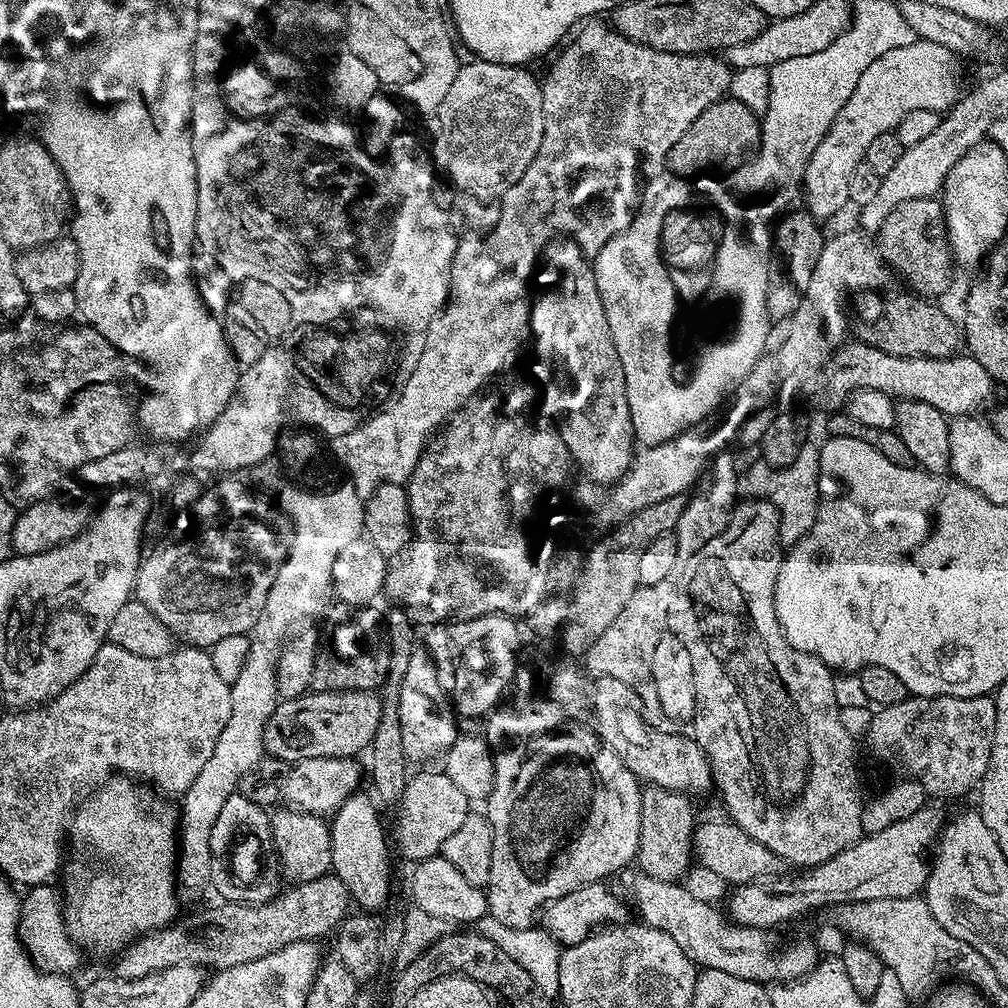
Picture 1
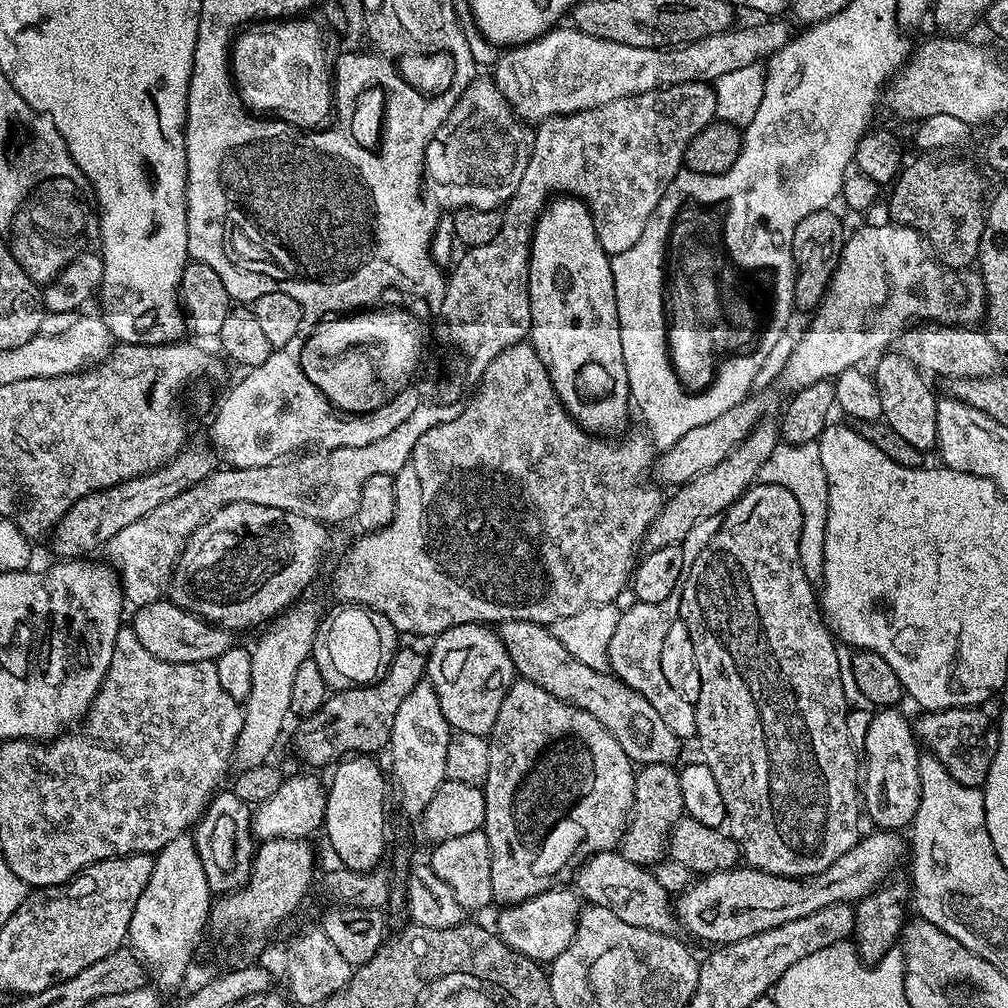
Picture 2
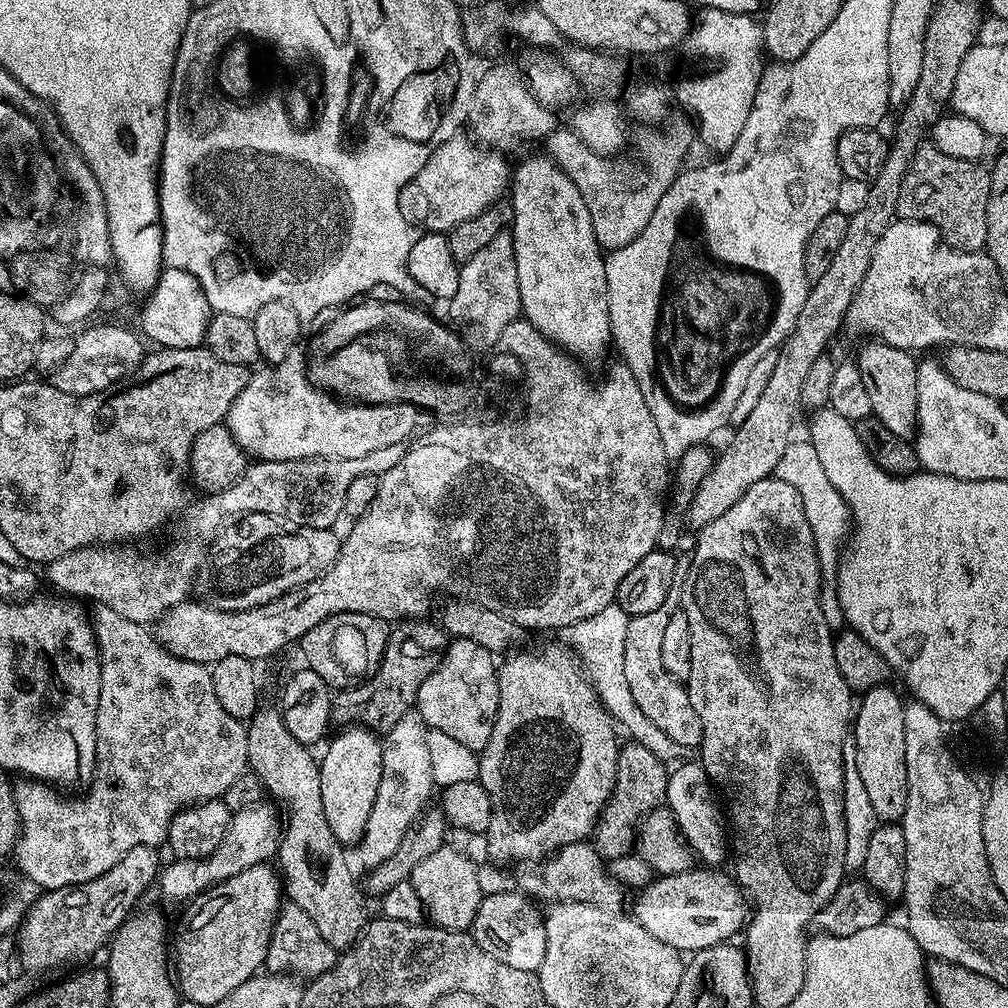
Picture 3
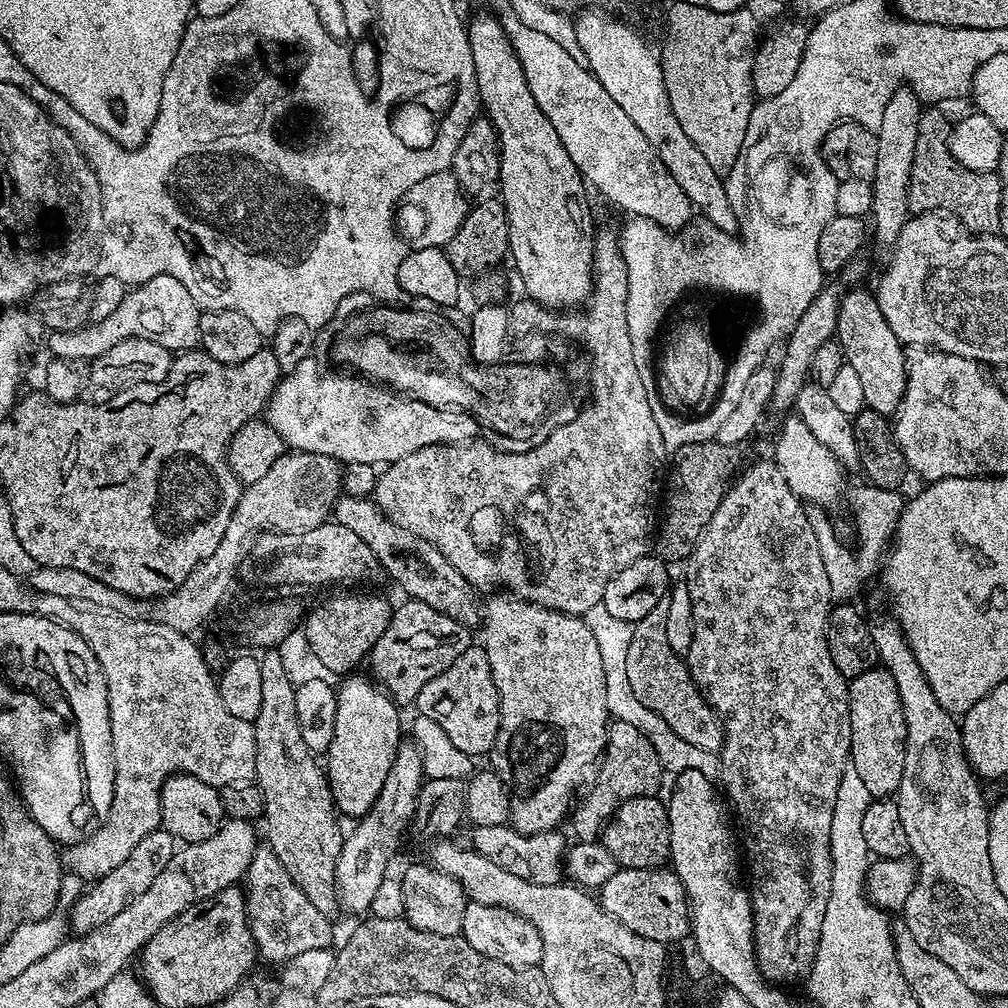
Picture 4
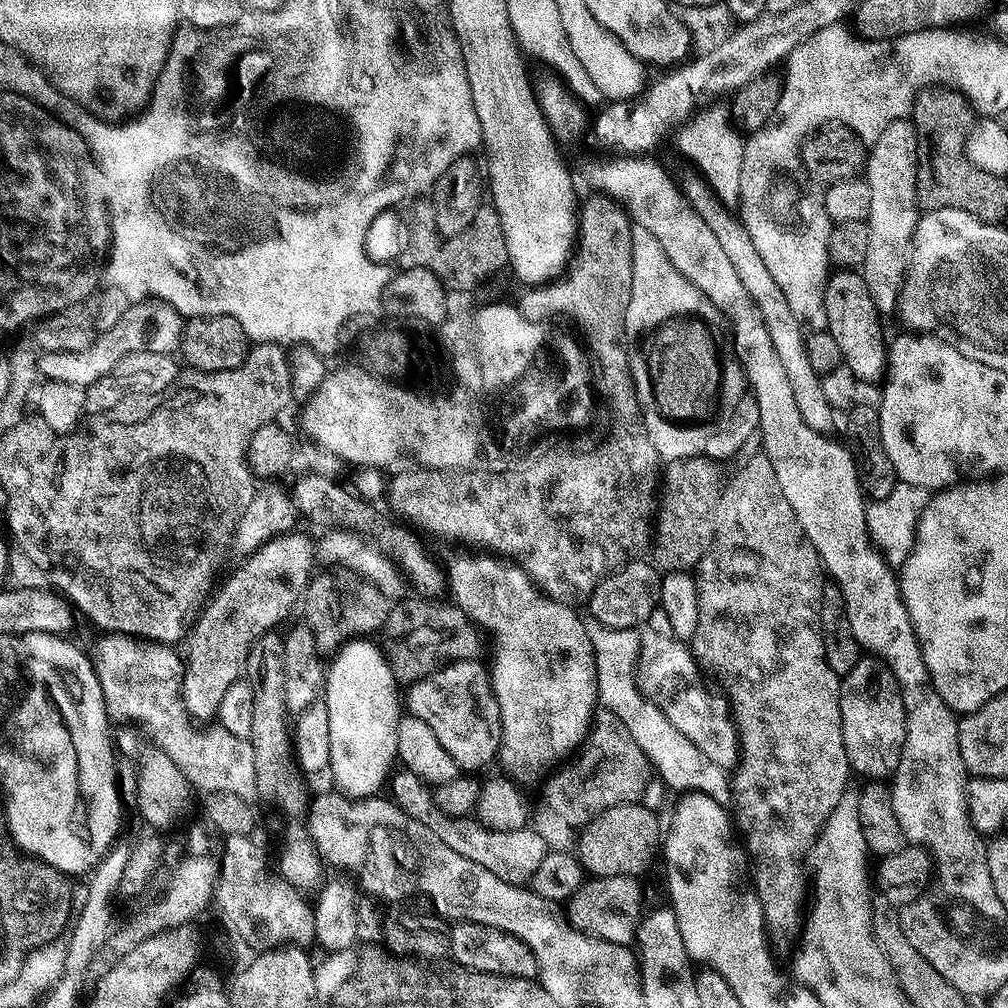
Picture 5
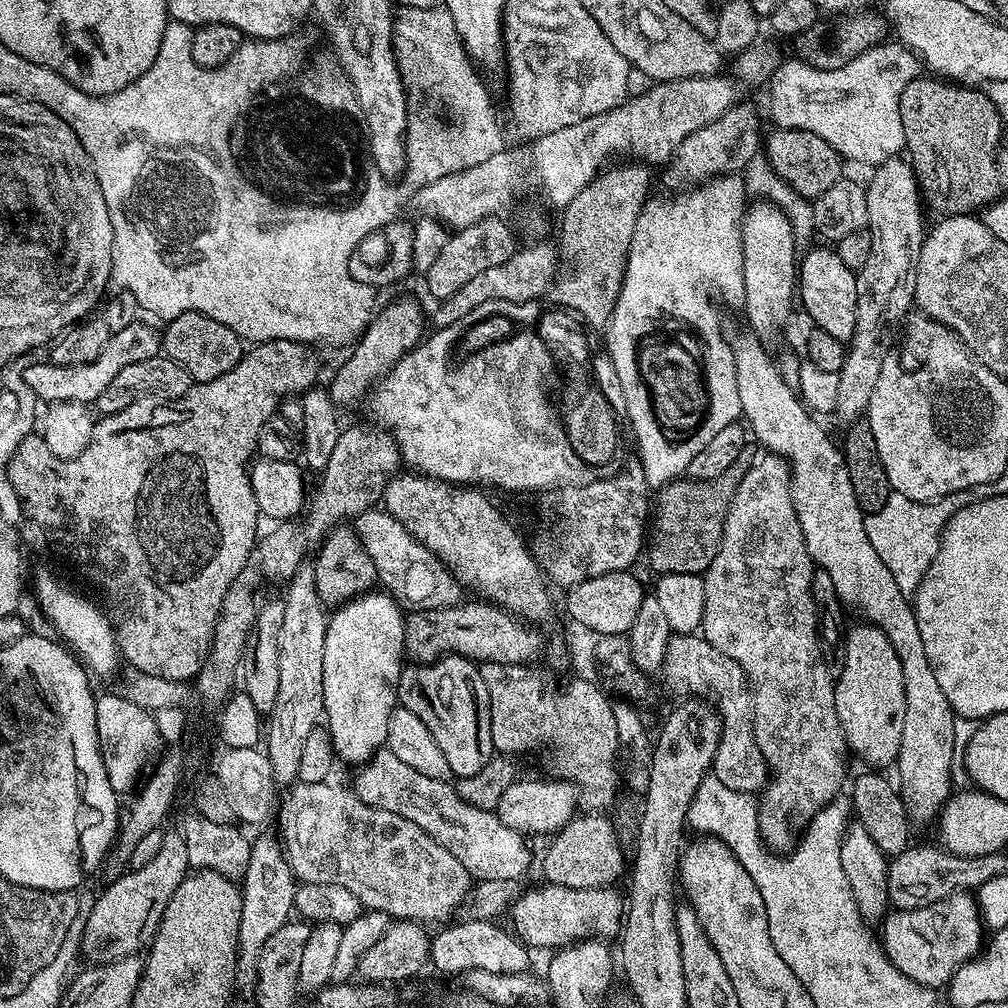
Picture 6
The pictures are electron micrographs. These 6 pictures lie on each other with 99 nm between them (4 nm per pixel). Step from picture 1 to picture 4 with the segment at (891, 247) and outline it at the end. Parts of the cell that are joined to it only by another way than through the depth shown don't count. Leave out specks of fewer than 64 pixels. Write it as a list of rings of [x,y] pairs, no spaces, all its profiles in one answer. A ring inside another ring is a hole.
[[[936,106],[921,111],[918,142],[914,146],[914,166],[908,183],[908,211],[948,212],[957,216],[965,228],[977,234],[996,234],[1002,214],[1002,182],[995,171],[975,172],[955,160],[951,139],[953,125]]]

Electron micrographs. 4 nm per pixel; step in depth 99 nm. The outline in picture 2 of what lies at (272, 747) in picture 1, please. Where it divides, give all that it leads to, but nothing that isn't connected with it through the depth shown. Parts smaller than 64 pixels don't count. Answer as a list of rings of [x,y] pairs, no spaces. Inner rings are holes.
[[[404,648],[396,657],[391,657],[390,663],[383,669],[382,675],[371,684],[363,686],[348,686],[343,690],[333,691],[325,699],[323,706],[312,716],[305,716],[299,721],[300,729],[296,732],[296,752],[308,764],[328,764],[341,758],[351,757],[353,754],[376,754],[379,750],[387,749],[390,730],[394,722],[394,714],[402,704],[402,698],[410,694],[410,690],[421,683],[426,676],[426,660],[419,656],[412,648]]]

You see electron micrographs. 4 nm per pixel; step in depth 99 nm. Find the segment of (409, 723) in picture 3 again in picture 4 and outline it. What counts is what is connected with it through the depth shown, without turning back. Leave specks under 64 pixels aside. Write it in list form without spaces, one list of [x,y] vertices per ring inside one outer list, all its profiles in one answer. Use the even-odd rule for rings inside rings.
[[[401,743],[396,751],[394,766],[386,774],[386,782],[378,794],[376,804],[368,815],[359,821],[352,832],[345,837],[343,850],[339,852],[339,862],[335,868],[337,903],[339,909],[350,914],[365,915],[374,900],[375,891],[387,877],[388,864],[395,854],[404,827],[416,815],[421,785],[426,780],[422,758],[415,744]]]

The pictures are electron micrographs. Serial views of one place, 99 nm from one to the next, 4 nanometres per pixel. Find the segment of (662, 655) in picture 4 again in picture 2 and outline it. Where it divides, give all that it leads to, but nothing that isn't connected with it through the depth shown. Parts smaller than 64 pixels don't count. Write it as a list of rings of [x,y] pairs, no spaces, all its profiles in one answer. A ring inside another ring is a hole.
[[[671,603],[632,605],[616,616],[616,625],[610,638],[607,667],[611,675],[621,680],[630,690],[644,700],[645,705],[654,713],[655,719],[668,732],[673,732],[681,742],[691,741],[696,734],[696,709],[680,697],[677,689],[670,687],[662,678],[660,655],[662,654],[662,638],[666,638],[666,630],[670,630],[674,619],[674,608]]]

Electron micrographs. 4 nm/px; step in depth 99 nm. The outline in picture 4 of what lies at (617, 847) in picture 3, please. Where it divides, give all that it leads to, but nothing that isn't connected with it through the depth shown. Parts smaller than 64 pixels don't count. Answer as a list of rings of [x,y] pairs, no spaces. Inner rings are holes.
[[[613,719],[608,725],[608,744],[604,747],[603,757],[595,773],[596,781],[594,776],[592,789],[579,797],[570,813],[570,825],[572,824],[576,838],[583,843],[593,843],[603,833],[613,814],[627,800],[650,796],[657,791],[655,788],[660,784],[660,772],[662,773],[662,765],[654,746],[650,746],[650,738],[646,738],[642,730],[630,726],[630,722]]]

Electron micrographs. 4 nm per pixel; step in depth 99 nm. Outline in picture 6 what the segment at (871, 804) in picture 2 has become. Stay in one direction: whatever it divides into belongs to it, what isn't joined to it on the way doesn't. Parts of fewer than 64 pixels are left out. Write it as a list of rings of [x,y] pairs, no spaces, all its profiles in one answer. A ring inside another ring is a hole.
[[[859,622],[852,629],[847,629],[844,636],[844,665],[842,674],[835,677],[836,693],[834,706],[838,714],[838,722],[844,731],[844,741],[853,757],[865,760],[872,770],[884,770],[884,767],[895,765],[898,750],[902,746],[902,722],[906,722],[906,686],[902,678],[902,662],[898,662],[898,654],[894,654],[894,646],[890,646],[890,638],[882,634],[880,628],[867,622]]]

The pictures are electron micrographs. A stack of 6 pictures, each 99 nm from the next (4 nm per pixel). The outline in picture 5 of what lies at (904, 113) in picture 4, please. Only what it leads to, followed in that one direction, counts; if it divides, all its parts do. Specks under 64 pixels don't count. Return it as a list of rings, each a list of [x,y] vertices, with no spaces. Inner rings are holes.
[[[907,119],[891,124],[867,149],[863,179],[870,186],[870,214],[867,218],[870,242],[866,249],[866,262],[862,275],[873,306],[881,317],[897,311],[904,275],[908,273],[908,257],[912,251],[912,239],[916,223],[922,215],[916,199],[916,163],[918,146],[916,131]]]

